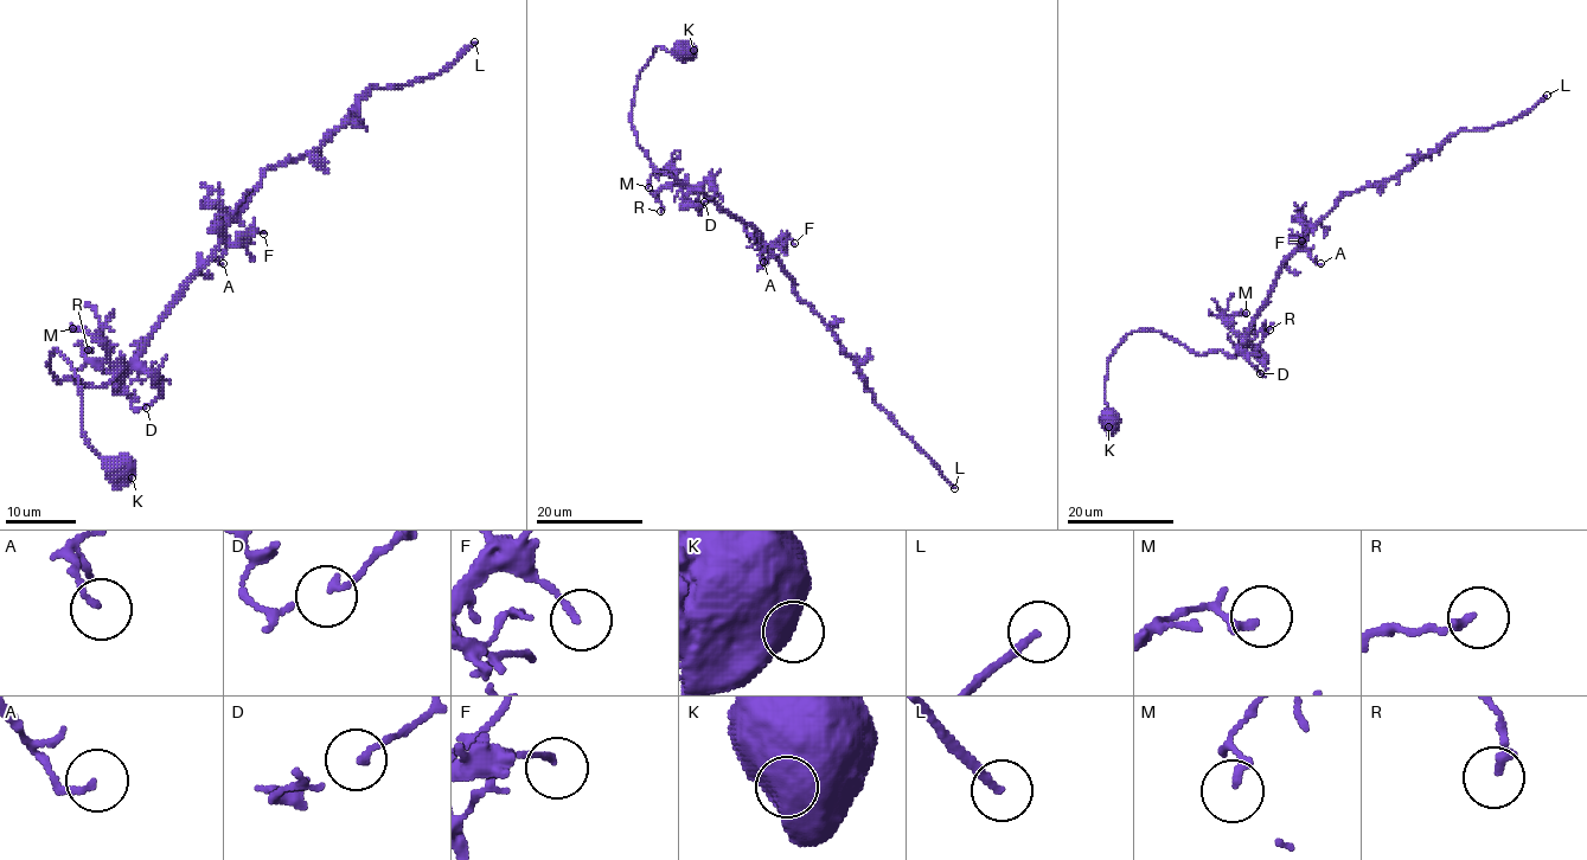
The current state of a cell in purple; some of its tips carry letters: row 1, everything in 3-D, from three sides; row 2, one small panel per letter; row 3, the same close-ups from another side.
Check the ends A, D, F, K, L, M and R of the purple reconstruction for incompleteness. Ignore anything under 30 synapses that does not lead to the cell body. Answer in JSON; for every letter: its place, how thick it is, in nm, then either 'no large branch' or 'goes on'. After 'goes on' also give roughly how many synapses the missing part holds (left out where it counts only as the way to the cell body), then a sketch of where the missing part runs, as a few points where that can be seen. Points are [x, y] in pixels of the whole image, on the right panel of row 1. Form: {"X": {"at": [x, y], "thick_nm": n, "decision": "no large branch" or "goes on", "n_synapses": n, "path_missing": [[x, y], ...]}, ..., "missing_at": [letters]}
{"A": {"at": [1320, 263], "thick_nm": 150, "decision": "no large branch"}, "D": {"at": [1260, 373], "thick_nm": 120, "decision": "no large branch"}, "F": {"at": [1301, 241], "thick_nm": 140, "decision": "no large branch"}, "K": {"at": [1108, 427], "thick_nm": 950, "decision": "no large branch"}, "L": {"at": [1547, 95], "thick_nm": 170, "decision": "goes on", "n_synapses": 60}, "M": {"at": [1246, 313], "thick_nm": 200, "decision": "no large branch"}, "R": {"at": [1269, 329], "thick_nm": 200, "decision": "no large branch"}, "missing_at": ["L"]}

